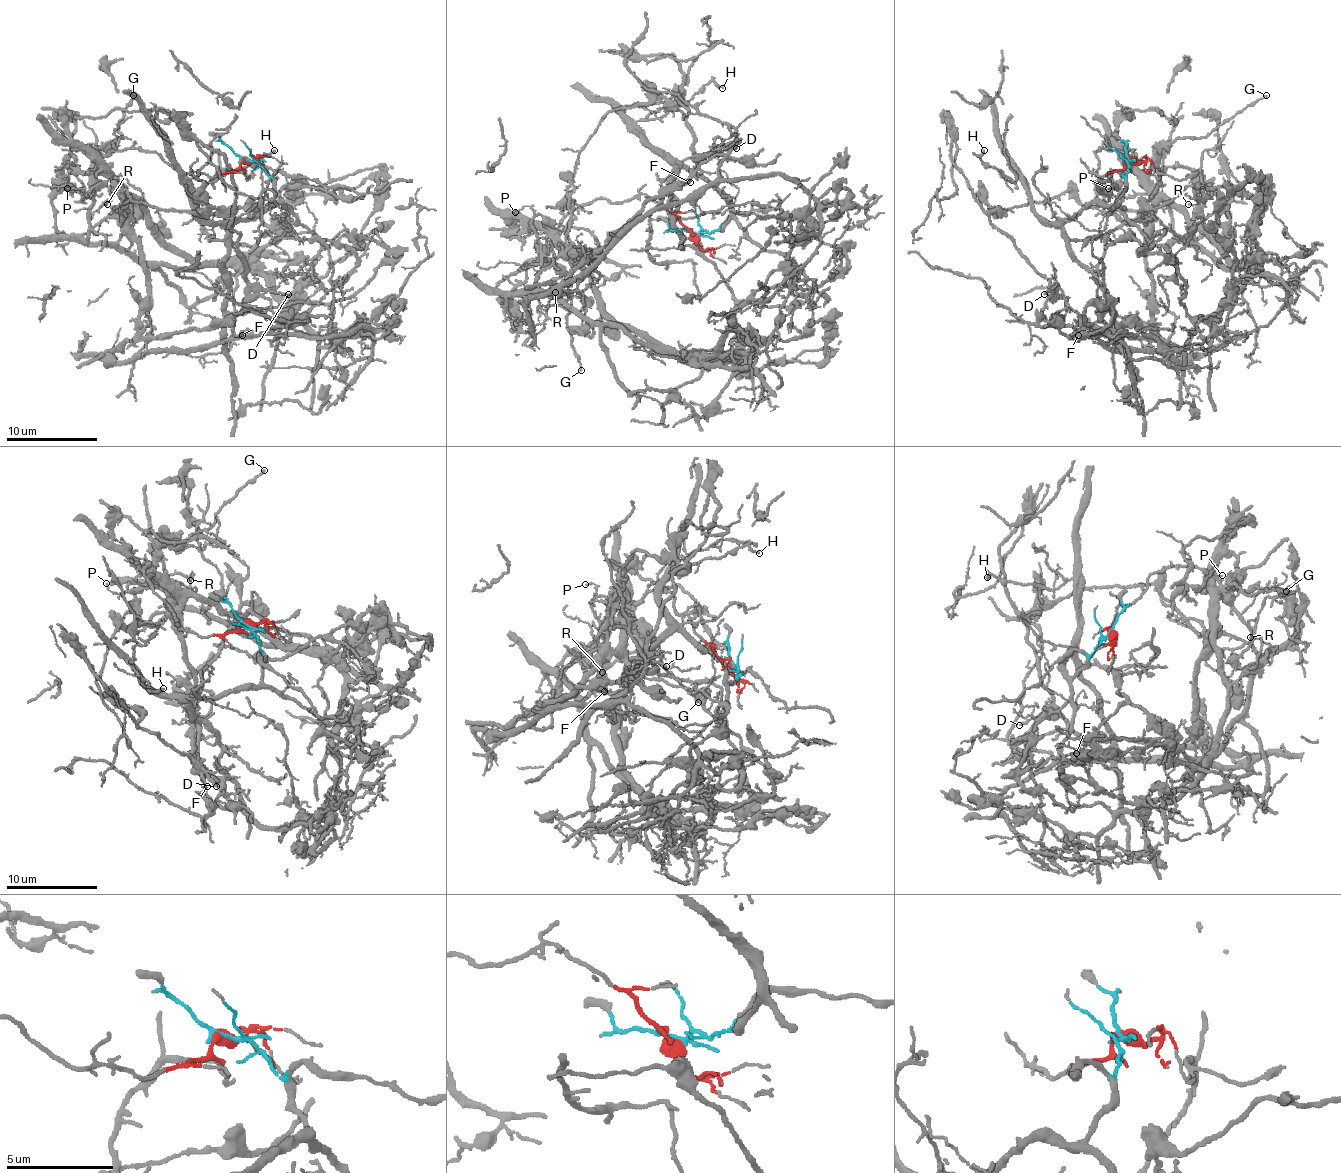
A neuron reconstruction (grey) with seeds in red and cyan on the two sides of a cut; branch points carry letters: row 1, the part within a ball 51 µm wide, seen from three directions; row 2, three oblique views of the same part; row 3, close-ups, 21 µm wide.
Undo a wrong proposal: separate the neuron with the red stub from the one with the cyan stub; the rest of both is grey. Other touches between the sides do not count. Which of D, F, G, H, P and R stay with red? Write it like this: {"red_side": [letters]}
{"red_side": ["D", "F", "G", "P", "R"]}

